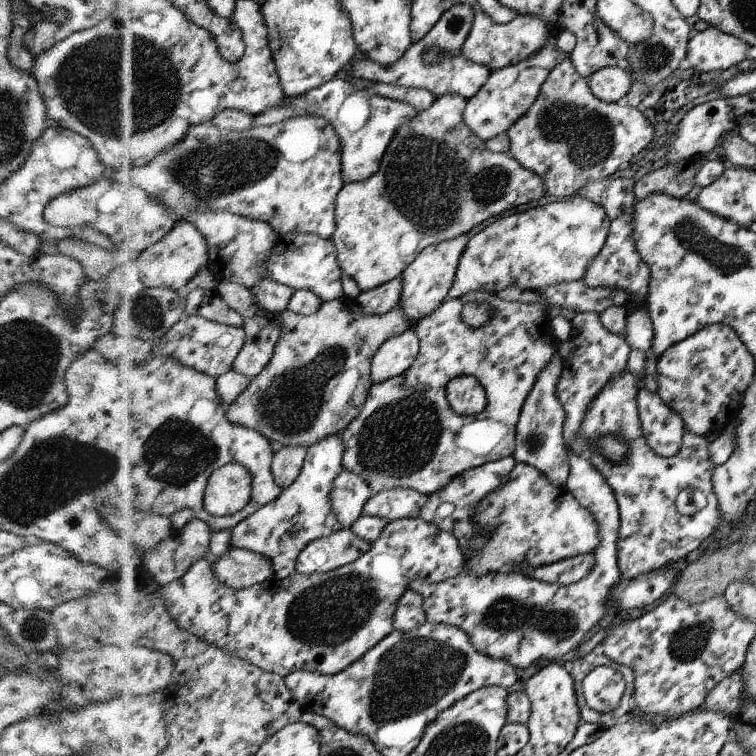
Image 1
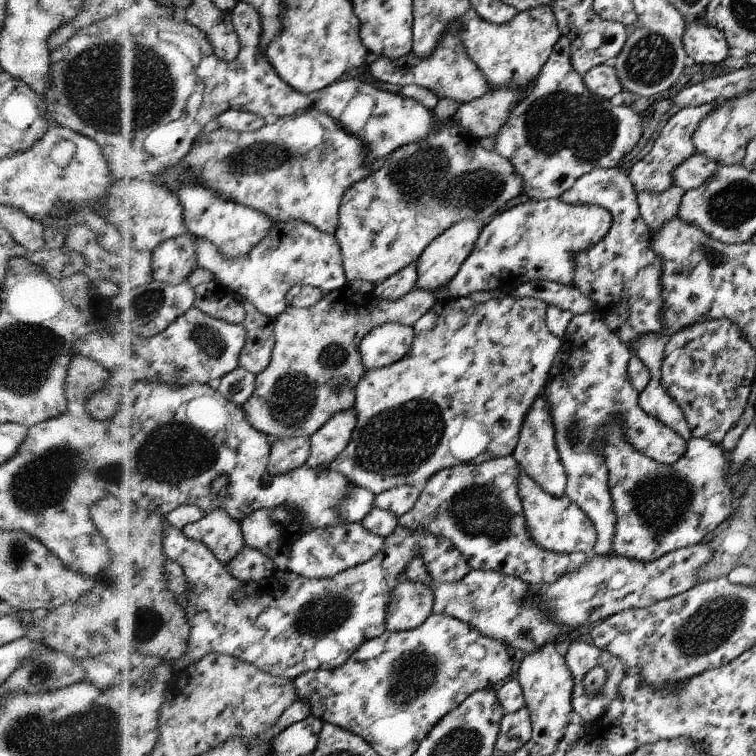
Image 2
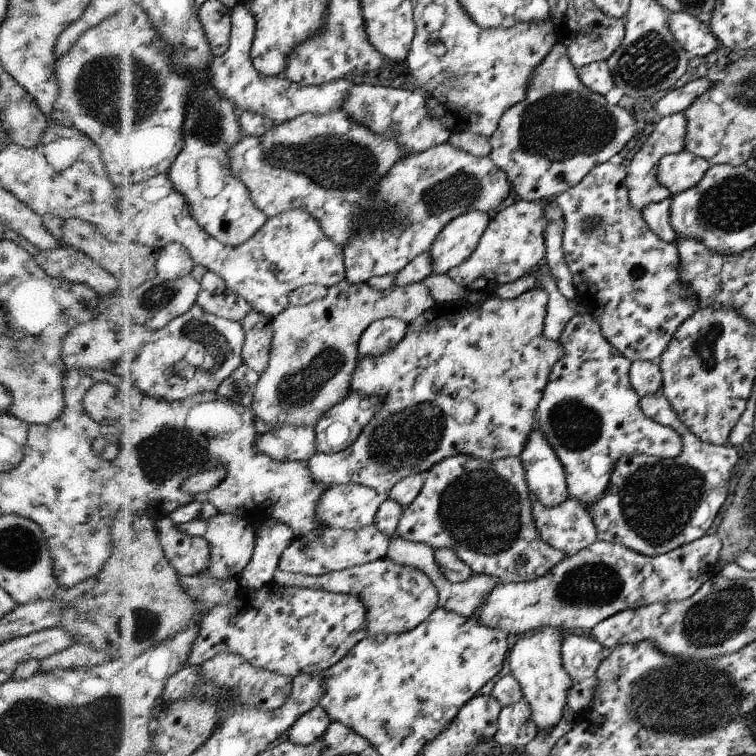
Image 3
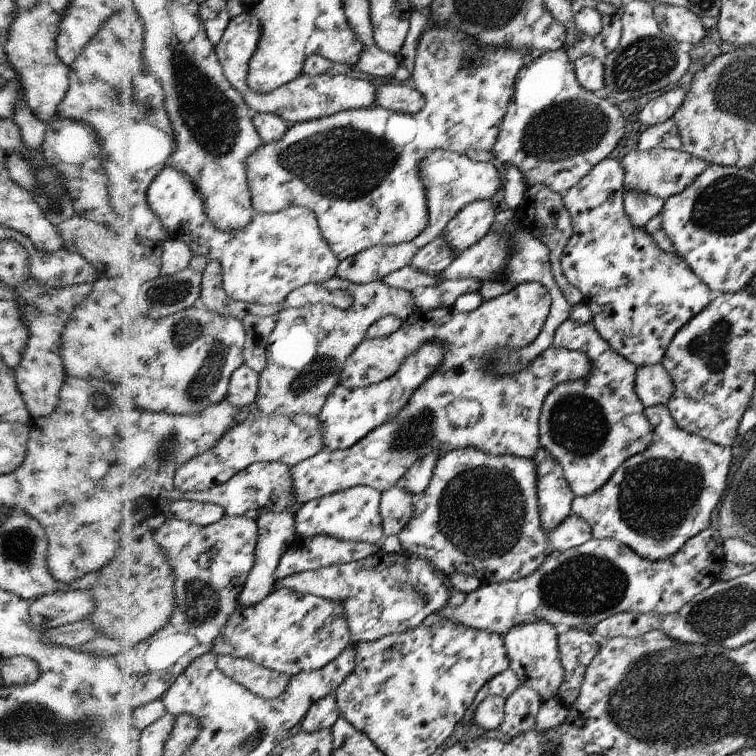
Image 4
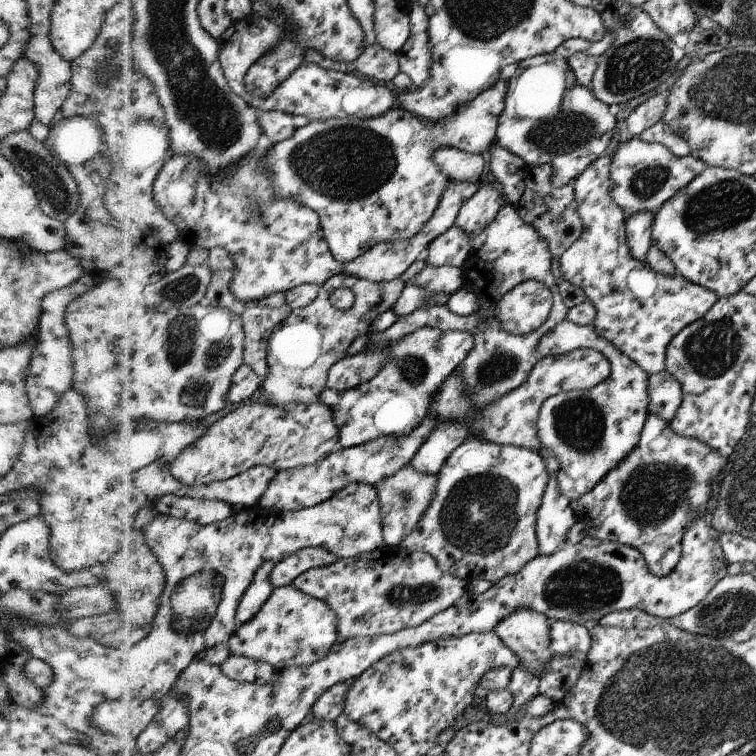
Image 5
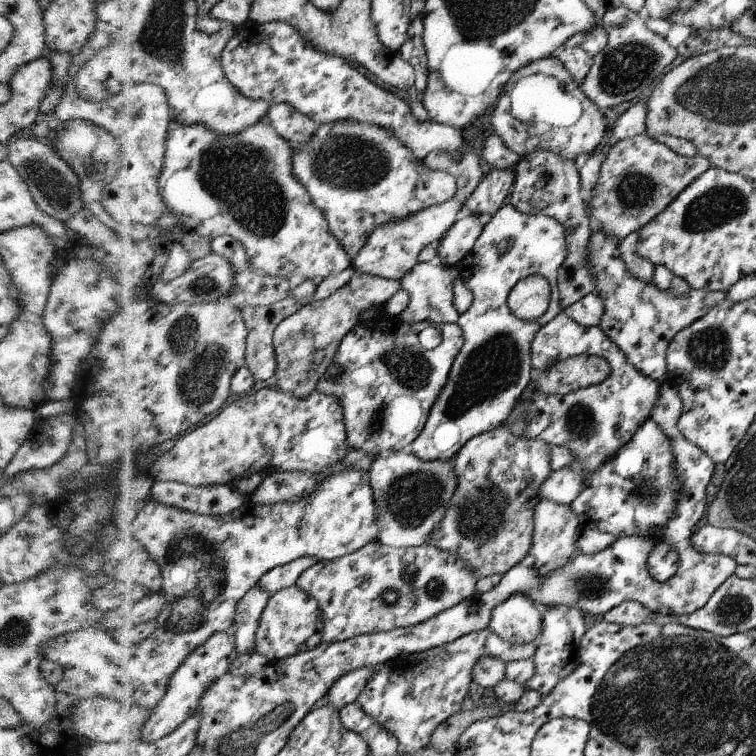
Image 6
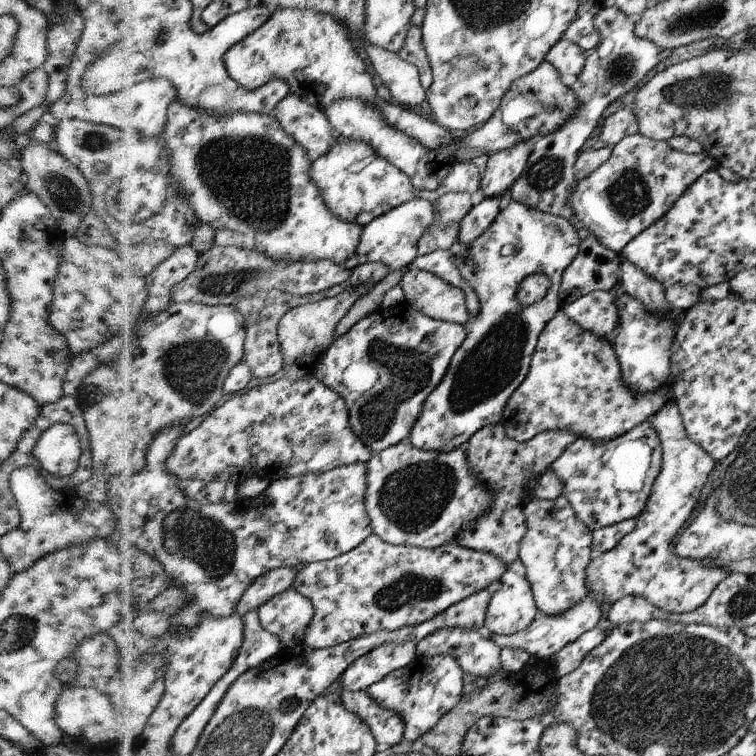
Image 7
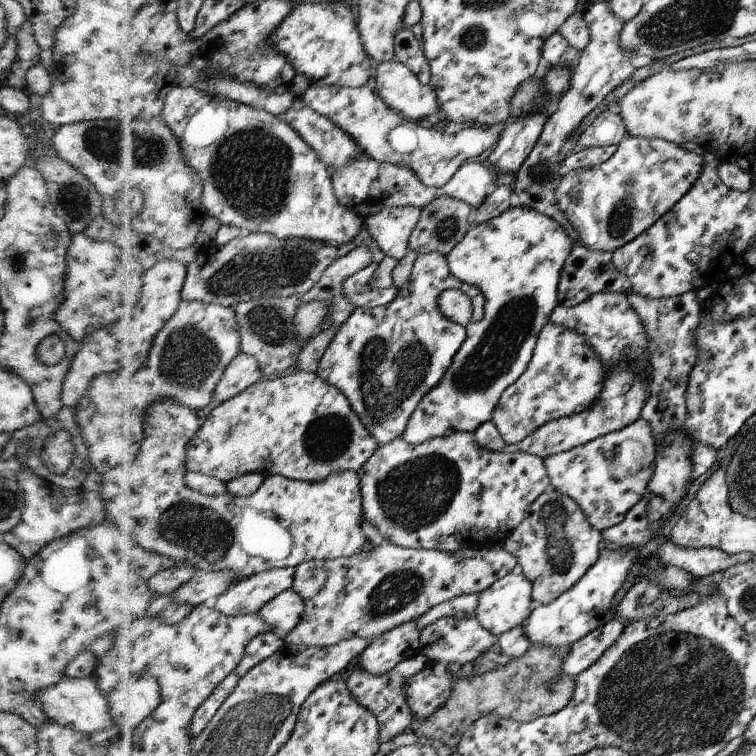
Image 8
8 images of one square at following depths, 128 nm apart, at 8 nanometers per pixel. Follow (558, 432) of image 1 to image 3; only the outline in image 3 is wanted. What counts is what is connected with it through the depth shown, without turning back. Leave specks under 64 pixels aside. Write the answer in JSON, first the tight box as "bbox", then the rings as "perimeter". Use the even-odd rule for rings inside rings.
{"bbox":[517,425,567,507],"perimeter":[[[536,425],[528,434],[525,449],[517,458],[523,464],[528,490],[534,500],[546,507],[563,504],[567,500],[563,464]]]}

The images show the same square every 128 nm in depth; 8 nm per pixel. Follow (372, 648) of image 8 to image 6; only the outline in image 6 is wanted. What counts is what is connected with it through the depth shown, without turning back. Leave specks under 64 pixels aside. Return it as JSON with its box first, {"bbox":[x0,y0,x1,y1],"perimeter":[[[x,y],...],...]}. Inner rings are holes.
{"bbox":[326,667,373,712],"perimeter":[[[365,667],[364,669],[357,669],[341,677],[340,680],[328,690],[326,694],[327,704],[340,712],[340,710],[348,704],[355,702],[361,689],[369,680],[370,670],[372,668],[373,667]]]}

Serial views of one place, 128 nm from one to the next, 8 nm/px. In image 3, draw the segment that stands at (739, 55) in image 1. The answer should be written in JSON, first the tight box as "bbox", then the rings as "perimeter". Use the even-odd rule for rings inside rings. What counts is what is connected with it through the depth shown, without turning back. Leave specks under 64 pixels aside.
{"bbox":[668,11,719,58],"perimeter":[[[683,11],[669,14],[668,29],[685,50],[690,50],[691,58],[705,56],[719,49],[711,27]]]}

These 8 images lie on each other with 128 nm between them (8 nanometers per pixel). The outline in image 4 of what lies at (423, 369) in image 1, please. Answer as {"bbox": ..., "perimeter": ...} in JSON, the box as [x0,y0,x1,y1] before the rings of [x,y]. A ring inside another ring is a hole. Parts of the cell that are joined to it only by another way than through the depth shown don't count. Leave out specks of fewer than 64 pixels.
{"bbox":[292,281,593,506],"perimeter":[[[527,281],[515,285],[508,293],[484,300],[469,312],[455,310],[453,306],[428,311],[415,310],[389,336],[380,339],[366,338],[345,363],[340,380],[342,388],[366,388],[393,376],[410,354],[416,353],[421,345],[432,341],[445,345],[443,365],[415,390],[401,413],[377,425],[355,446],[347,450],[331,450],[325,446],[320,453],[292,467],[294,493],[298,501],[303,506],[310,500],[359,485],[369,485],[383,492],[401,480],[420,458],[431,453],[439,453],[441,456],[449,451],[471,447],[490,455],[515,455],[531,459],[540,446],[539,418],[544,398],[557,384],[586,379],[592,373],[593,362],[581,351],[553,347],[547,353],[537,356],[527,368],[519,369],[518,373],[502,375],[492,371],[488,365],[492,364],[497,351],[517,350],[531,345],[543,328],[550,306],[548,289],[540,286],[537,281]]]}

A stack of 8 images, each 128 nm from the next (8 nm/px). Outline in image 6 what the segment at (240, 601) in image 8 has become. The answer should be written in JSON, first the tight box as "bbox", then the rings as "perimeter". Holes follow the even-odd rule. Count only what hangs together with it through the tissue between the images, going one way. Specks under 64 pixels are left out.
{"bbox":[259,556,317,596],"perimeter":[[[304,556],[286,564],[270,570],[259,582],[259,586],[270,592],[273,596],[280,590],[296,585],[299,577],[313,565],[317,564],[312,556]]]}

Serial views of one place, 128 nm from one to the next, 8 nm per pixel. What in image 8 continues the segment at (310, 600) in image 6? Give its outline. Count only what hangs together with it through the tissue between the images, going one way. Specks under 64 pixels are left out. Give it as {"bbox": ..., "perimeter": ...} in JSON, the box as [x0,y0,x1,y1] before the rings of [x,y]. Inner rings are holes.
{"bbox":[258,588,305,635],"perimeter":[[[291,588],[270,600],[258,614],[277,633],[286,635],[300,624],[305,609],[305,598]]]}

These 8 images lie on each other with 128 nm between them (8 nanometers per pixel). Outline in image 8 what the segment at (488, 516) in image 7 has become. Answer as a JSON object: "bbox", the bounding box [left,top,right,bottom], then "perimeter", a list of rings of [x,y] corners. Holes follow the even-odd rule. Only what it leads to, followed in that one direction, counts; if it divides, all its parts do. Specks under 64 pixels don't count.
{"bbox":[472,363,648,460],"perimeter":[[[623,363],[621,366],[617,365],[615,369],[611,369],[606,374],[600,397],[597,397],[597,400],[589,409],[568,417],[546,422],[517,444],[509,445],[505,443],[504,439],[500,438],[496,425],[491,420],[485,421],[483,425],[479,425],[472,431],[472,434],[475,442],[477,442],[477,446],[480,446],[483,451],[529,453],[544,460],[544,458],[551,457],[554,454],[572,449],[574,446],[585,444],[594,438],[631,425],[640,416],[640,410],[643,408],[648,394],[648,382],[645,382],[645,378],[634,373],[629,365]]]}

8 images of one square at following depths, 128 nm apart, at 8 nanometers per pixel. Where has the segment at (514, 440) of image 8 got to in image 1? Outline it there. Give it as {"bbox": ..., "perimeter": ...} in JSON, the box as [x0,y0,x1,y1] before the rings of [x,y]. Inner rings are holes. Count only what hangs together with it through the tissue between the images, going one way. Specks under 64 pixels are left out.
{"bbox":[408,313,684,670],"perimeter":[[[577,313],[572,318],[569,341],[574,344],[577,352],[569,359],[563,359],[563,370],[556,384],[556,394],[563,404],[566,416],[563,437],[570,464],[564,487],[599,524],[600,544],[592,552],[592,569],[580,581],[567,586],[538,581],[519,572],[489,573],[474,577],[464,571],[451,577],[443,585],[429,585],[415,579],[408,586],[409,590],[423,599],[425,622],[459,627],[467,634],[477,652],[493,659],[503,659],[517,667],[517,670],[525,670],[537,660],[549,660],[551,663],[564,654],[573,652],[583,642],[583,636],[613,606],[610,604],[610,595],[621,579],[616,563],[619,519],[615,497],[610,486],[588,458],[578,457],[570,450],[570,446],[581,430],[588,406],[595,400],[596,394],[609,381],[623,376],[631,348],[621,335],[609,332],[595,313]],[[637,391],[637,410],[649,447],[661,457],[671,458],[679,453],[684,436],[684,423],[677,413],[667,408],[656,392]]]}

